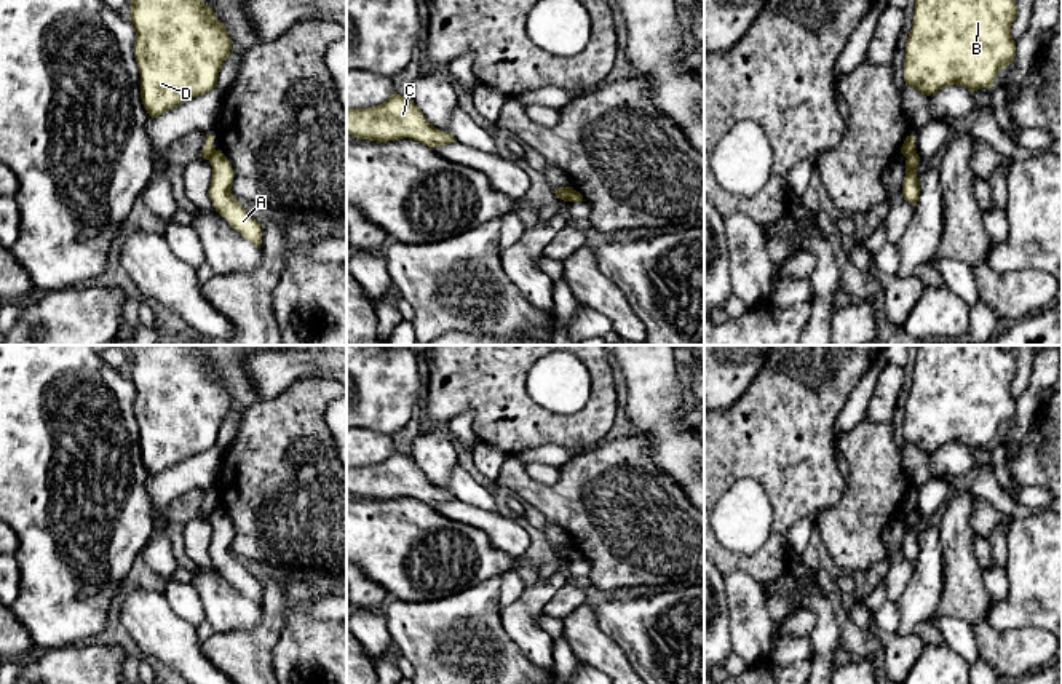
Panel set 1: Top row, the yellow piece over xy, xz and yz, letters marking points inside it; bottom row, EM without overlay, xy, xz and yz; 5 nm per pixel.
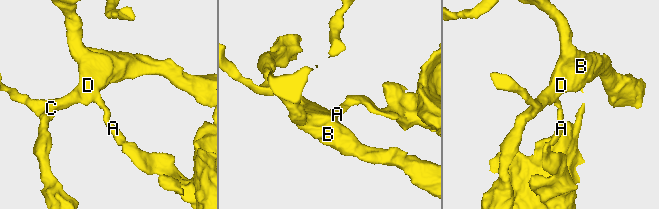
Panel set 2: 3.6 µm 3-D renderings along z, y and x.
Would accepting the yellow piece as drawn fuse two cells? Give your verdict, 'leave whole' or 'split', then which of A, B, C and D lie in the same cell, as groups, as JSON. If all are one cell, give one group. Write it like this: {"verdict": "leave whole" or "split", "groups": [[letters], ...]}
{"verdict": "split", "groups": [["A"], ["B", "C", "D"]]}

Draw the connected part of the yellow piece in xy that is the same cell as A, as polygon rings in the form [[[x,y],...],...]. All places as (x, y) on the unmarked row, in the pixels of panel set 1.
[[[214,508],[209,521],[212,524],[212,537],[208,551],[216,569],[225,575],[228,582],[246,598],[260,607],[260,582],[244,569],[244,566],[230,550],[233,542],[233,526],[230,519],[222,508]]]

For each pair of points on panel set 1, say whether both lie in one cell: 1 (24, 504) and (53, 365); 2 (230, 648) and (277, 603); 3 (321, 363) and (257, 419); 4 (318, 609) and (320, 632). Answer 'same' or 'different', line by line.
1: same
2: same
3: different
4: different

